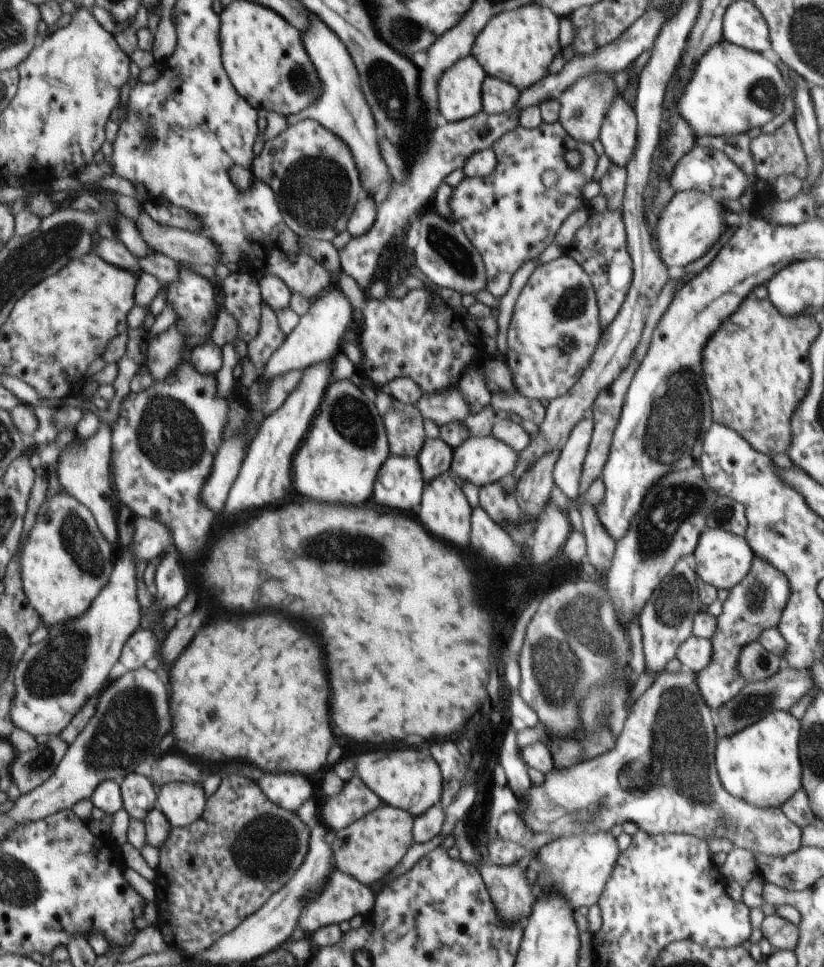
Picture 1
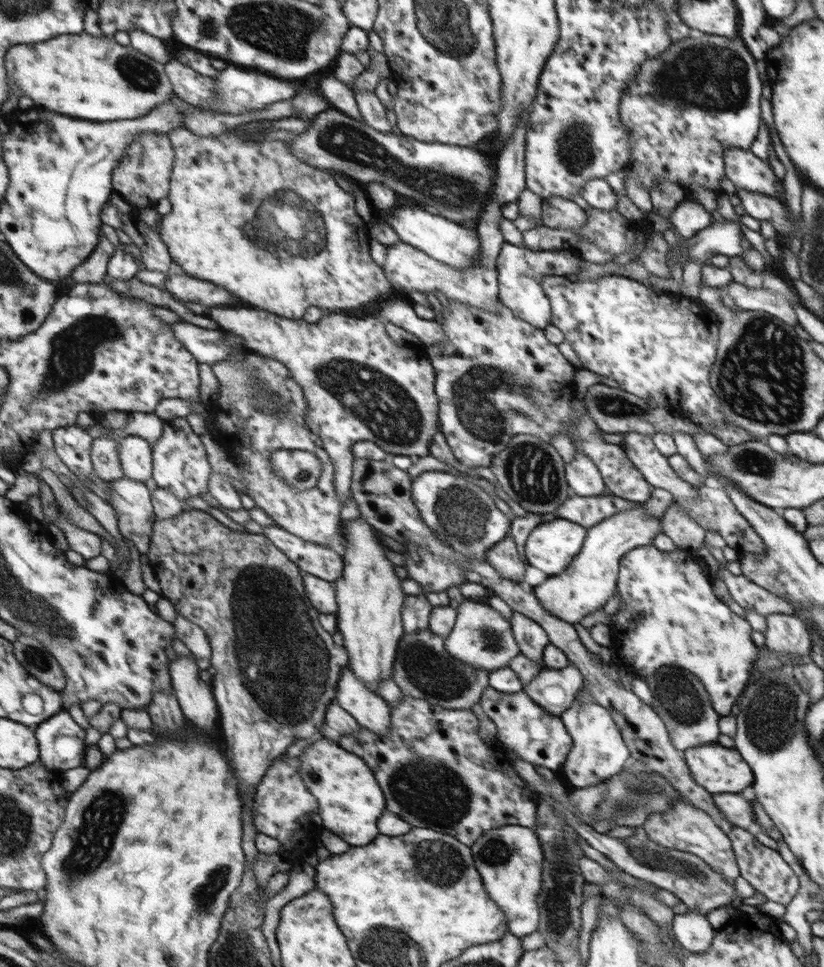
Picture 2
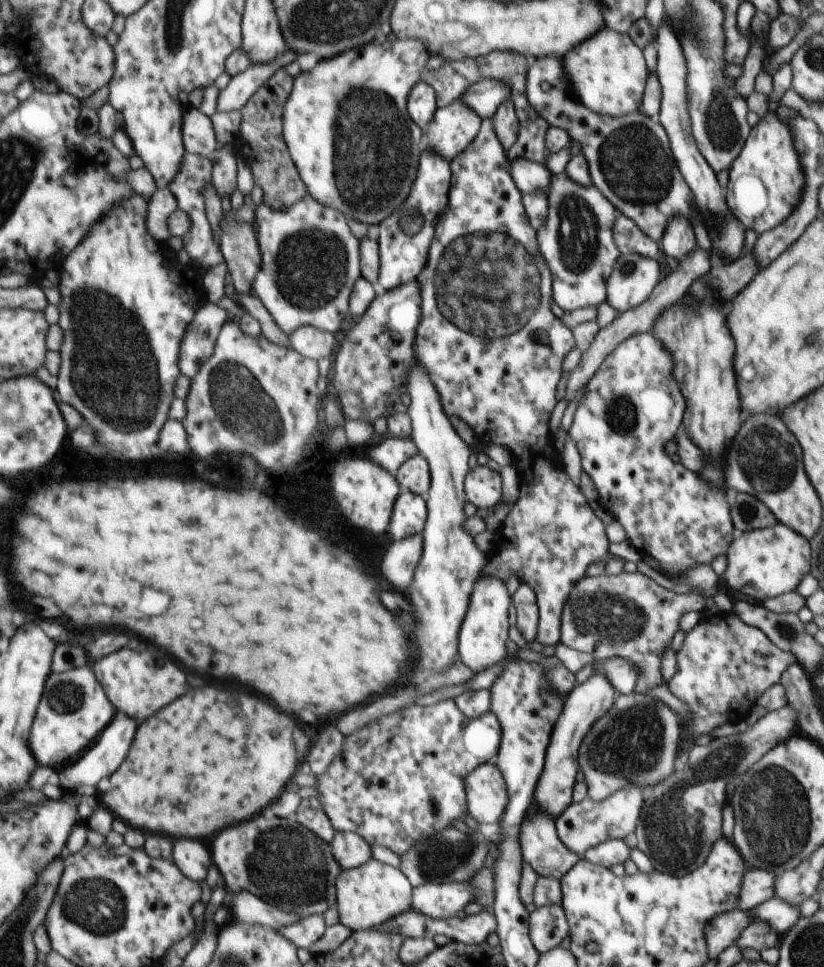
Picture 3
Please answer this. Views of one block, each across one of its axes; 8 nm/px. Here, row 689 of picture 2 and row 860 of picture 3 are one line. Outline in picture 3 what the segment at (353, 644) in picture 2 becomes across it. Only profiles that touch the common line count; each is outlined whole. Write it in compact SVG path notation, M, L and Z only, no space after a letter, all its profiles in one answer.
M376 859L366 864L343 871L339 877L340 922L353 931L363 931L382 926L392 918L407 913L414 900L414 887L406 875L399 869L388 866Z

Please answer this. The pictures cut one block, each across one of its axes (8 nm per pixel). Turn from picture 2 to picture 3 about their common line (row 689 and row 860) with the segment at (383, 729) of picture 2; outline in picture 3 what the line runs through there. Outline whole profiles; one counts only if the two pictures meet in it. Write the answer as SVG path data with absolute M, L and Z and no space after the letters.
M336 831L336 838L332 848L335 851L336 858L343 865L343 870L358 868L372 860L371 845L361 836L353 832Z

